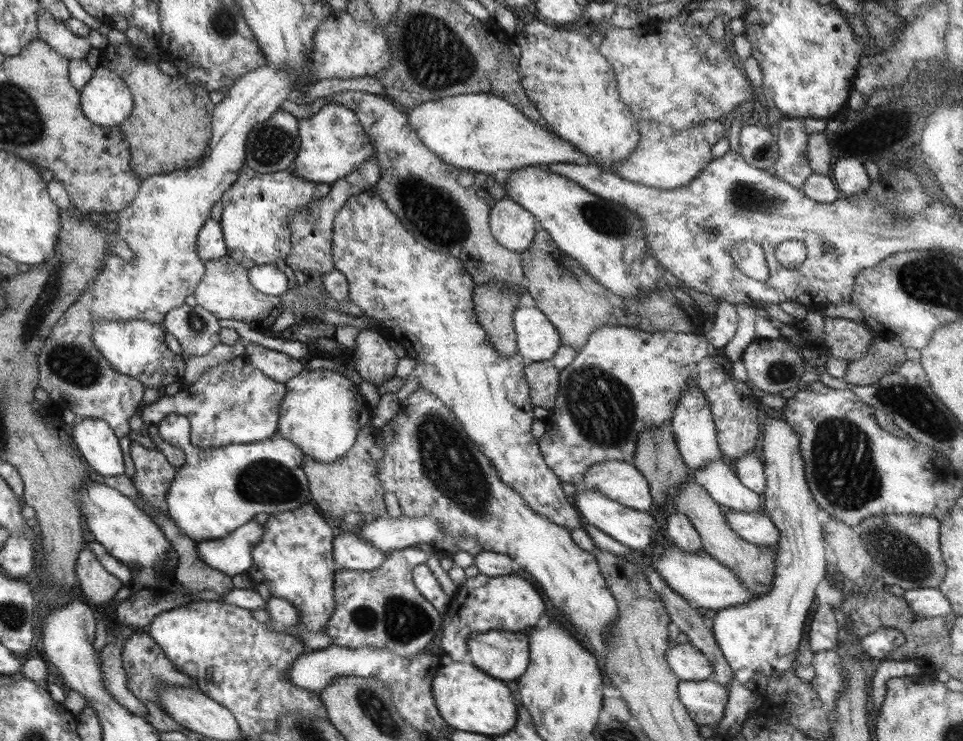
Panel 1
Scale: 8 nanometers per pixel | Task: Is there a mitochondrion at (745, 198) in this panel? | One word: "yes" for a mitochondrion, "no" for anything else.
yes

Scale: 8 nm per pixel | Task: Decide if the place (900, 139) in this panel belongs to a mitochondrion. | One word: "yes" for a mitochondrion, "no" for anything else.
no

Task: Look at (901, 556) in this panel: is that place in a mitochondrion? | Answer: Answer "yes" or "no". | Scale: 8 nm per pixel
yes

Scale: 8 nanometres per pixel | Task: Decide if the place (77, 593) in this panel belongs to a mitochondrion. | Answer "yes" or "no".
no

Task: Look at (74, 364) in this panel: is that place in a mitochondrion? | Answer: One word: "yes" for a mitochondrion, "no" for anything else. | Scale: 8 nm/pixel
yes

